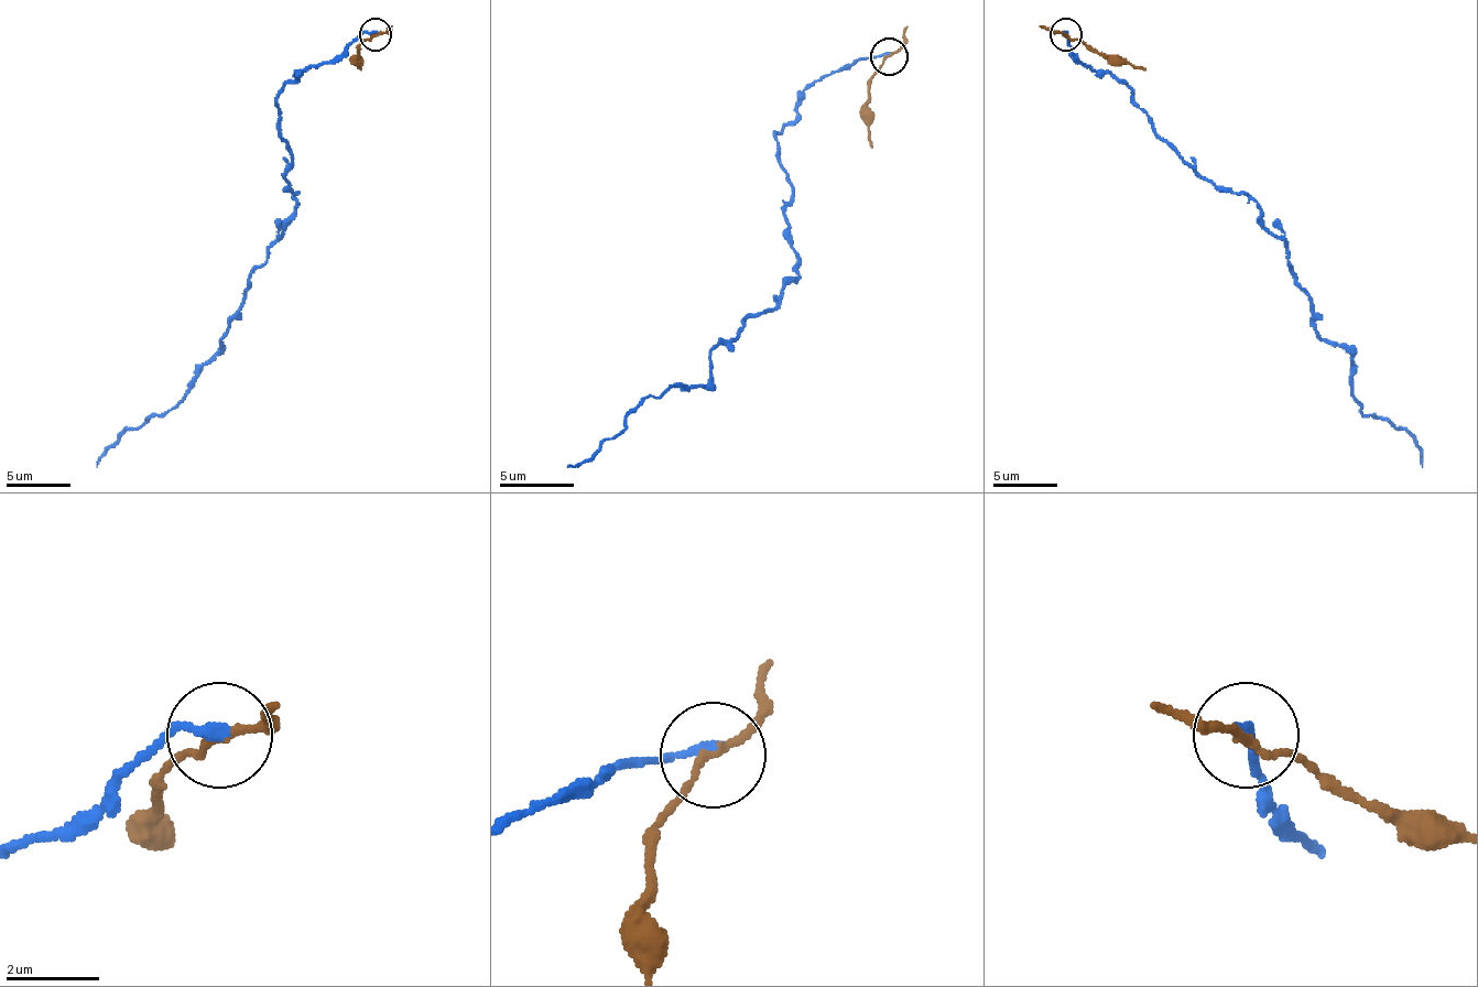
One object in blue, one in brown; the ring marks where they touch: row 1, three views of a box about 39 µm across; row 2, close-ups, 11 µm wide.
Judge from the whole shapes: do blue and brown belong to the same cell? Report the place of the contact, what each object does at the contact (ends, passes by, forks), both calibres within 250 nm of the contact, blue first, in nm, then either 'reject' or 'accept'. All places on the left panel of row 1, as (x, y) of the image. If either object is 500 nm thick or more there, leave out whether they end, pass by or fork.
at (376, 34); blue ends there; brown passes by; 220 nm thick on the blue side, 150 nm on the other; reject

